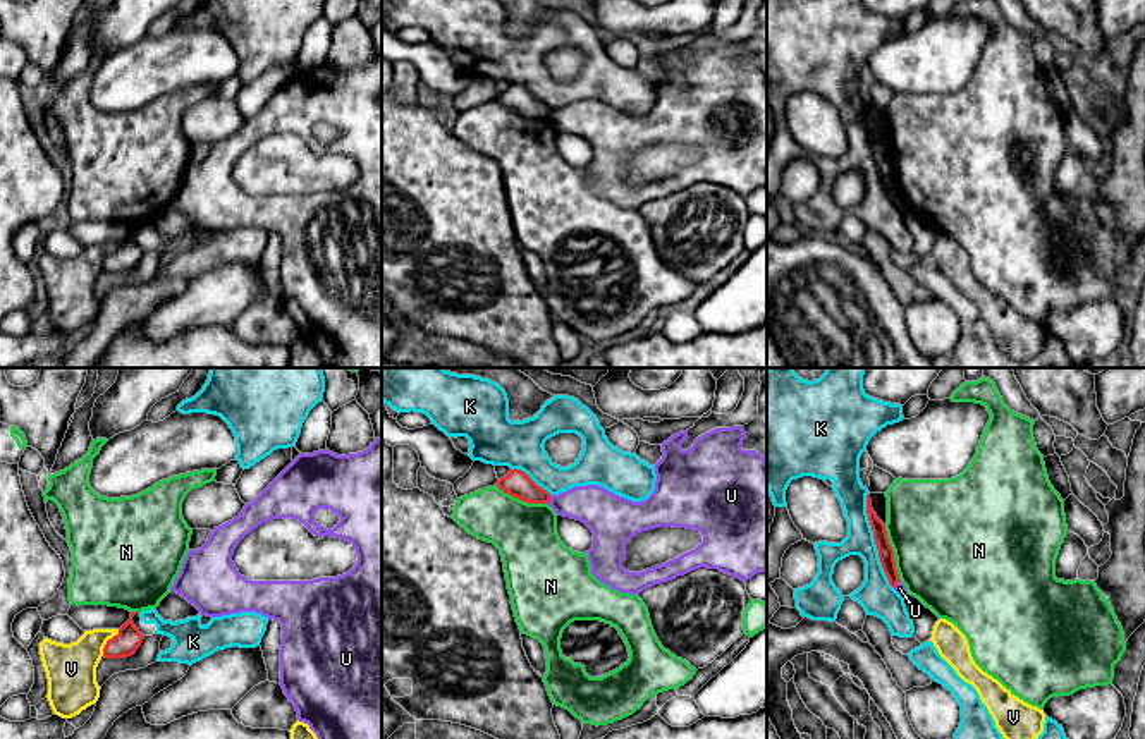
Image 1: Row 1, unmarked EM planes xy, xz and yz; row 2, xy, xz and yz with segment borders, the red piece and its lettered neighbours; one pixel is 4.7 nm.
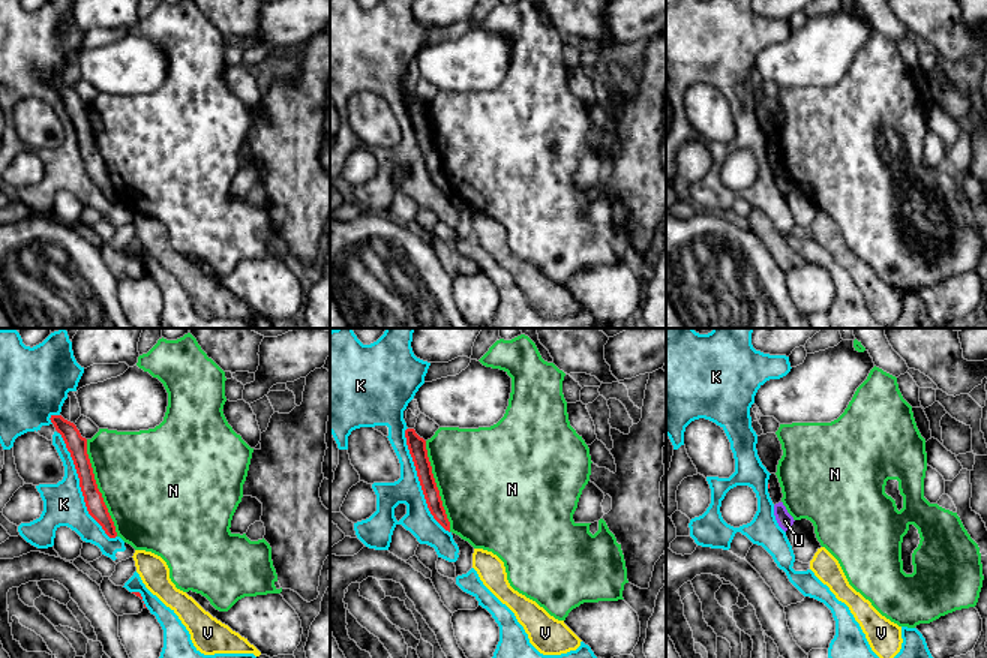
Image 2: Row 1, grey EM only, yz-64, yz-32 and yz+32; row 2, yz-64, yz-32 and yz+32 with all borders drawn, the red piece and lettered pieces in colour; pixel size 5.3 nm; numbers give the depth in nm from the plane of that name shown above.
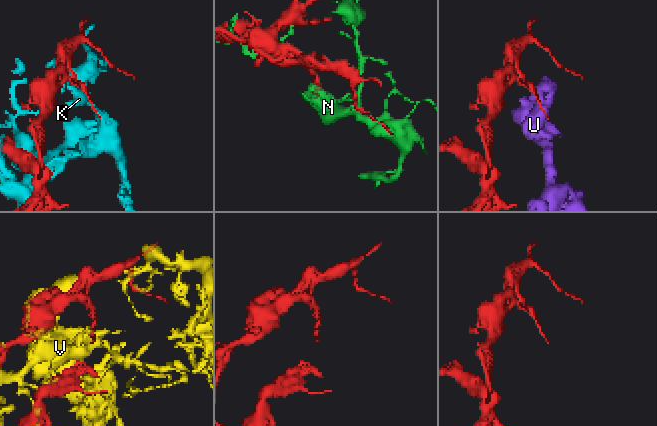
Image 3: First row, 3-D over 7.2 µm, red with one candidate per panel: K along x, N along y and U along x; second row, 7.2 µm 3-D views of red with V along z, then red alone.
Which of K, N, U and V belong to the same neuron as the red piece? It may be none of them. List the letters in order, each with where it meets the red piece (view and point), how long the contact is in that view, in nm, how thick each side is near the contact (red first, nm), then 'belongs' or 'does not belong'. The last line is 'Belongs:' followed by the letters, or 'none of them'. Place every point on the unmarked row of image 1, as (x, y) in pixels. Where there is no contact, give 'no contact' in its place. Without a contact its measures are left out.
K: meets red in yz at (875, 157); contact 480 nm long; 80 nm thick on the red side, 170 nm on the other; does not belong
N: meets red in xz at (521, 114); contact 260 nm long; 120 nm thick on the red side, 280 nm on the other; does not belong
U: meets red in xz at (549, 114); contact 50 nm long; 120 nm thick on the red side, 190 nm on the other; does not belong
V: meets red in xy at (107, 256); contact 150 nm long; 120 nm thick on the red side, 240 nm on the other; does not belong
Belongs: none of them

